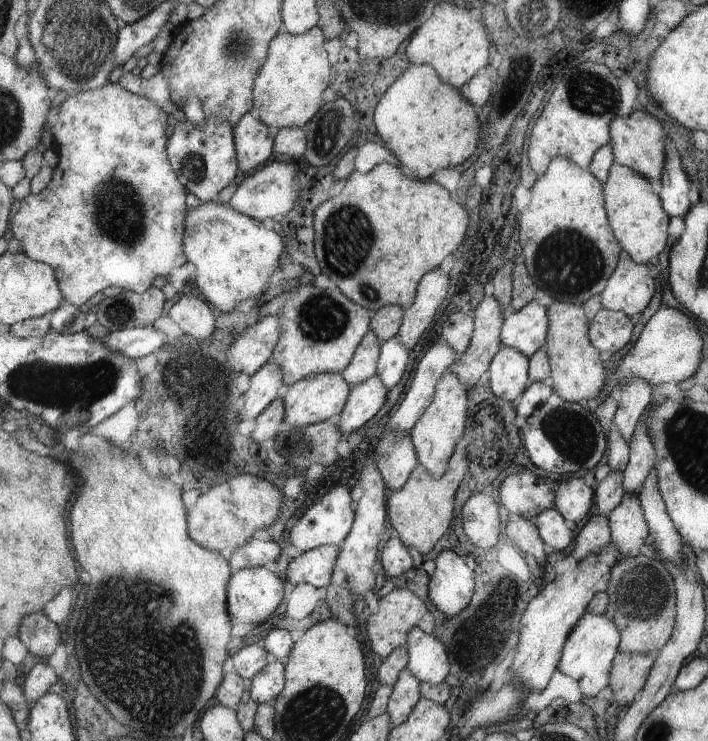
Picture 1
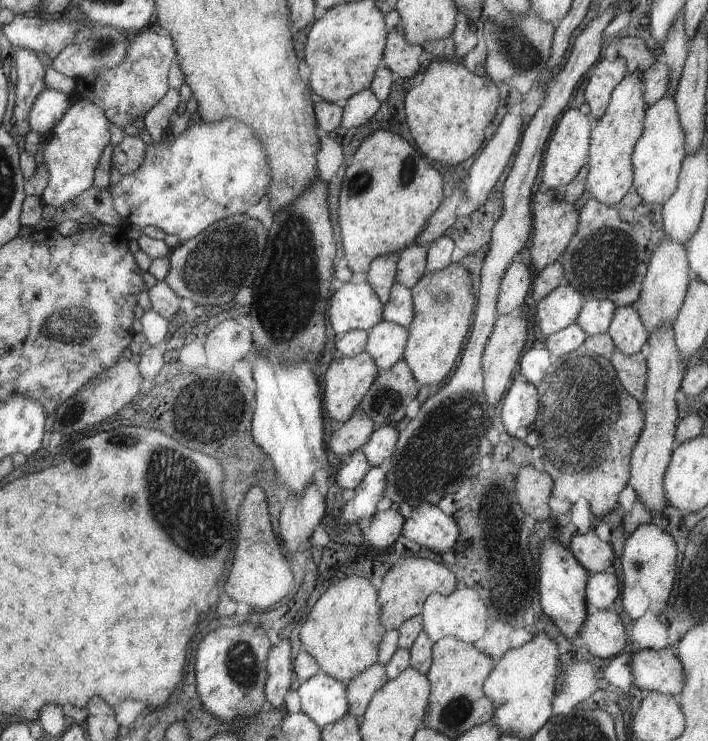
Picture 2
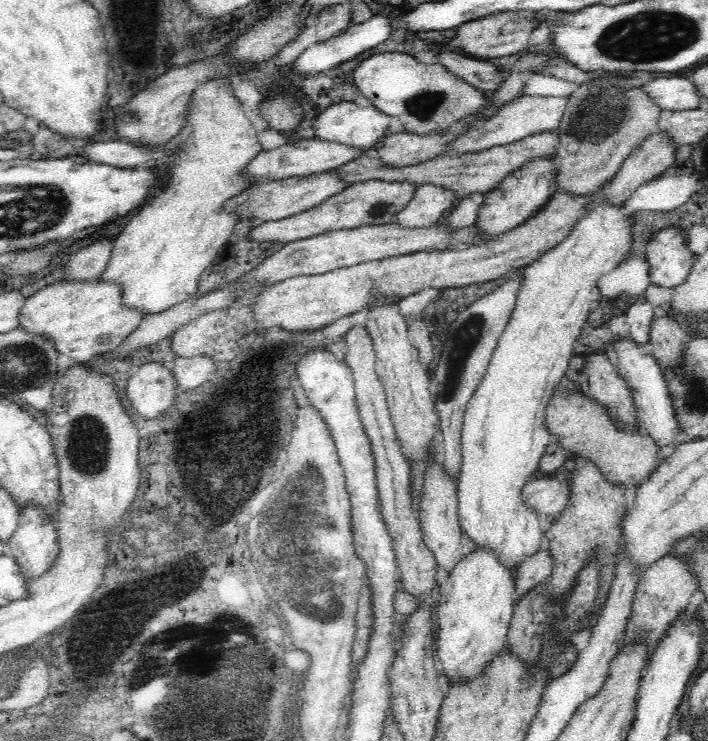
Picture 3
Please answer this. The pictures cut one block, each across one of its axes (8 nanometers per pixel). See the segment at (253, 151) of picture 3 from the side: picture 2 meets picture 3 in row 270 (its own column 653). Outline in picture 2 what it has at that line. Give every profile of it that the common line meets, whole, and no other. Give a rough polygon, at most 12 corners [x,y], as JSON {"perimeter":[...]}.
{"perimeter":[[673,96],[647,106],[633,190],[665,204],[687,154]]}

